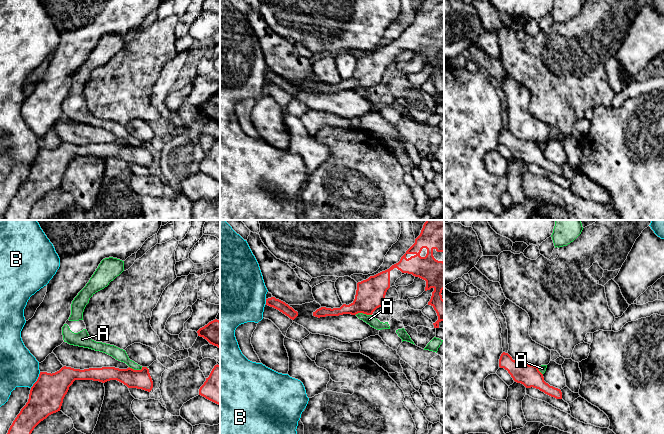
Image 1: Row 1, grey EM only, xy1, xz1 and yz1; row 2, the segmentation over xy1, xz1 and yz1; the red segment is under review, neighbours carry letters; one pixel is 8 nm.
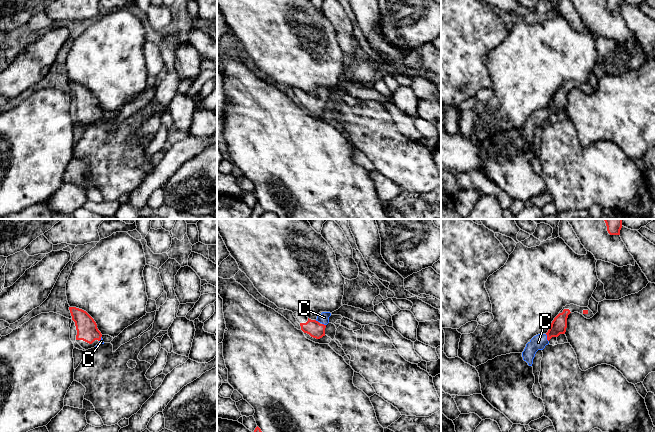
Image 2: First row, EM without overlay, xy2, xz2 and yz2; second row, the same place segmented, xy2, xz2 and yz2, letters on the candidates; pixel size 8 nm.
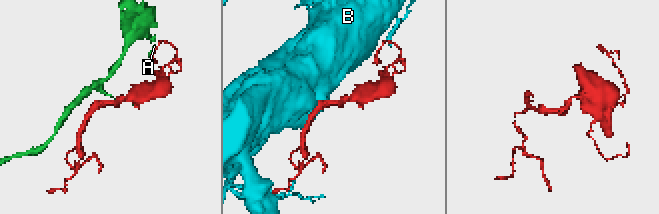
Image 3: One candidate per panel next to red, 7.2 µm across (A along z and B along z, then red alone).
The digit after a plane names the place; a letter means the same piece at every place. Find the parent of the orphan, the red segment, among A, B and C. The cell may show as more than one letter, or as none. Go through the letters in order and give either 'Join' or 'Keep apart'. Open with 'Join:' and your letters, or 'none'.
Join: C
A: Keep apart
B: Keep apart
C: Join

